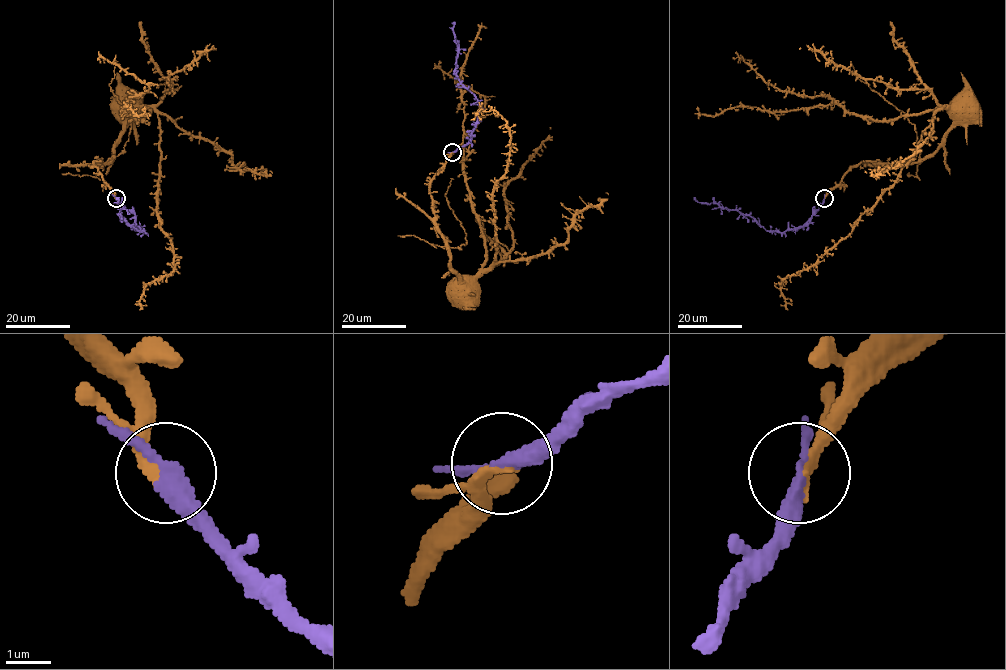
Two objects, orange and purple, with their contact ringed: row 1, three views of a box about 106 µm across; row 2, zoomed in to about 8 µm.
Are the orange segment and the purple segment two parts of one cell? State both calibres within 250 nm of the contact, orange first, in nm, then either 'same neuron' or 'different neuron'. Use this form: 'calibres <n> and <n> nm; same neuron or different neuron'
calibres 320 and 280 nm; same neuron

